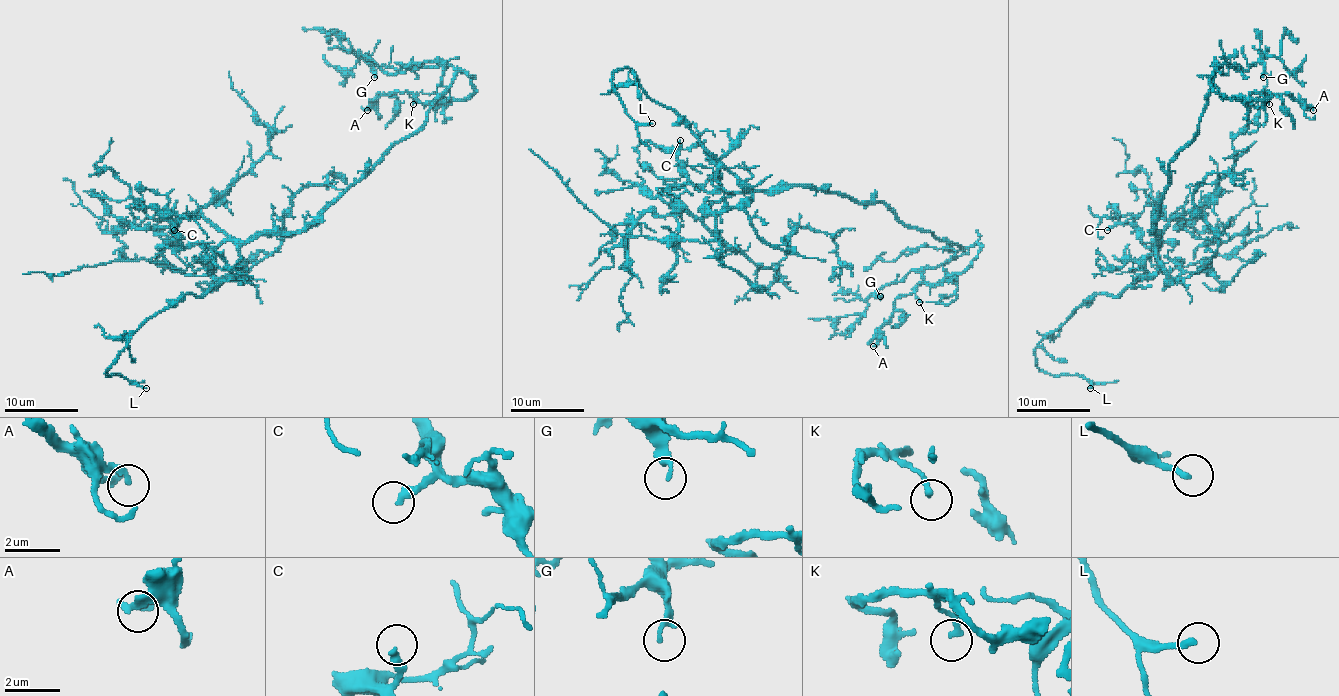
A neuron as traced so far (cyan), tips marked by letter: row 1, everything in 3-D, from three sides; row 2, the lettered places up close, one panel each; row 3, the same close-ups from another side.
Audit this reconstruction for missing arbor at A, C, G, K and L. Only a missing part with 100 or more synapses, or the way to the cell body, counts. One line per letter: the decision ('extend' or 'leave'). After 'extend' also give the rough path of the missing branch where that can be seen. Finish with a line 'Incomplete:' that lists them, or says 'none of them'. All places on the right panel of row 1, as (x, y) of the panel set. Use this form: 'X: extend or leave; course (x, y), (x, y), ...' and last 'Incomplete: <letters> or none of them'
A: leave
C: leave
G: leave
K: leave
L: extend
Incomplete: L

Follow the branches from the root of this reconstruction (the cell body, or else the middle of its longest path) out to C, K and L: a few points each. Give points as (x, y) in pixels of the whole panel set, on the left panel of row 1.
C: (317, 215), (295, 231), (255, 233), (245, 241), (221, 241), (216, 246), (185, 246), (172, 224), (174, 230)
K: (317, 215), (424, 123), (459, 71), (470, 79), (474, 92), (462, 99), (420, 103), (411, 93), (413, 104)
L: (317, 215), (295, 231), (255, 233), (238, 274), (183, 294), (133, 333), (106, 373), (146, 388)

